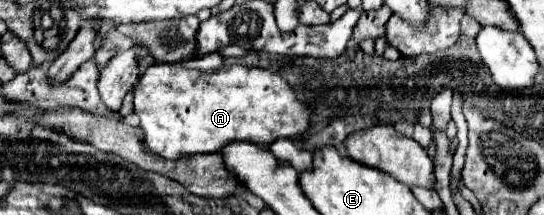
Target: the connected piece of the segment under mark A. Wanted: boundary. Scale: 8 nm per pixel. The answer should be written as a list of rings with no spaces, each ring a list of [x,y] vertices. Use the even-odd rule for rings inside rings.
[[[155,63],[145,69],[145,75],[133,85],[133,111],[141,121],[141,129],[145,133],[145,147],[165,159],[177,159],[181,155],[193,153],[217,153],[225,143],[233,139],[253,141],[257,145],[269,147],[275,139],[287,137],[295,139],[309,125],[309,109],[301,105],[291,87],[269,69],[243,67],[243,65],[223,65],[217,71],[199,71],[187,69],[181,63]]]

